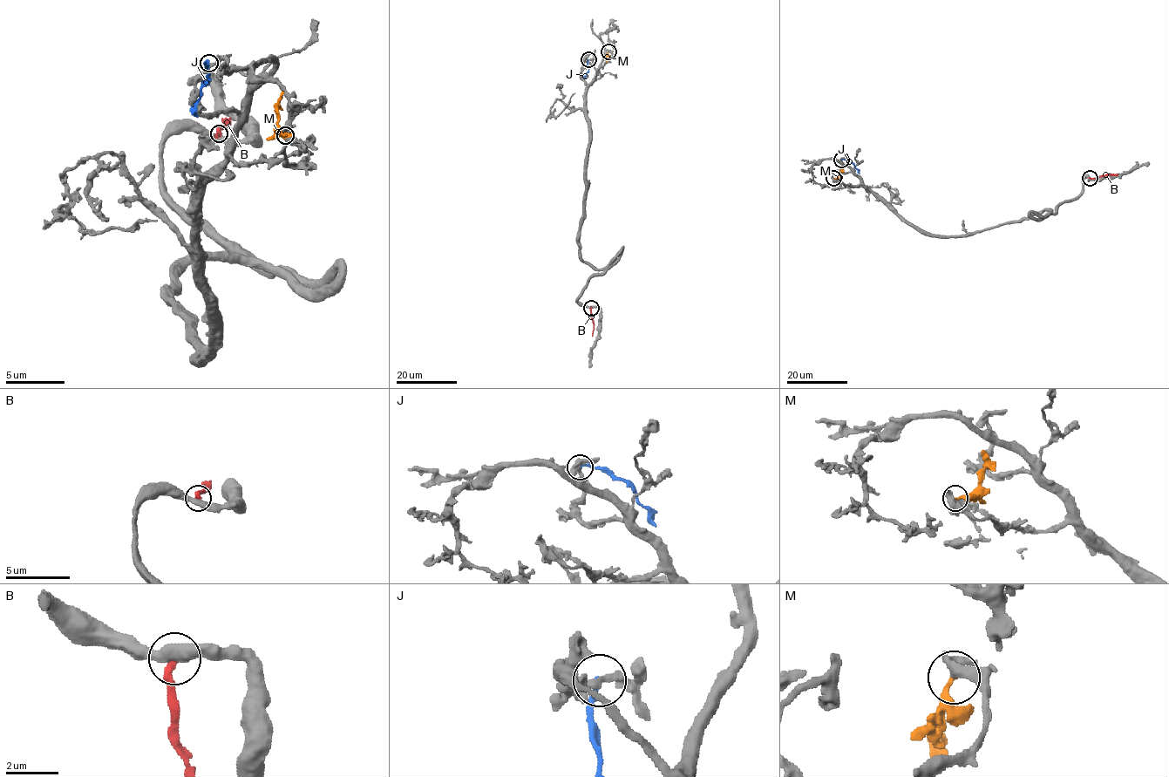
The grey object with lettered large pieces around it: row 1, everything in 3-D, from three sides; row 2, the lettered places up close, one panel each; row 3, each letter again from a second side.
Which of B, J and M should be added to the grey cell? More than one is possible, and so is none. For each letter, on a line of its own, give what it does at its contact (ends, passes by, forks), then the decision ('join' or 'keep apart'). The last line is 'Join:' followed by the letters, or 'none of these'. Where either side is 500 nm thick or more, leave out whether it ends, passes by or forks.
B: it ends | keep apart
J: it ends | keep apart
M: it ends | join
Join: M

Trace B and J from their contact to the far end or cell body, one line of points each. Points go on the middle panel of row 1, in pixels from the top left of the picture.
B: (591, 307), (592, 336)
J: (588, 59), (586, 78)

